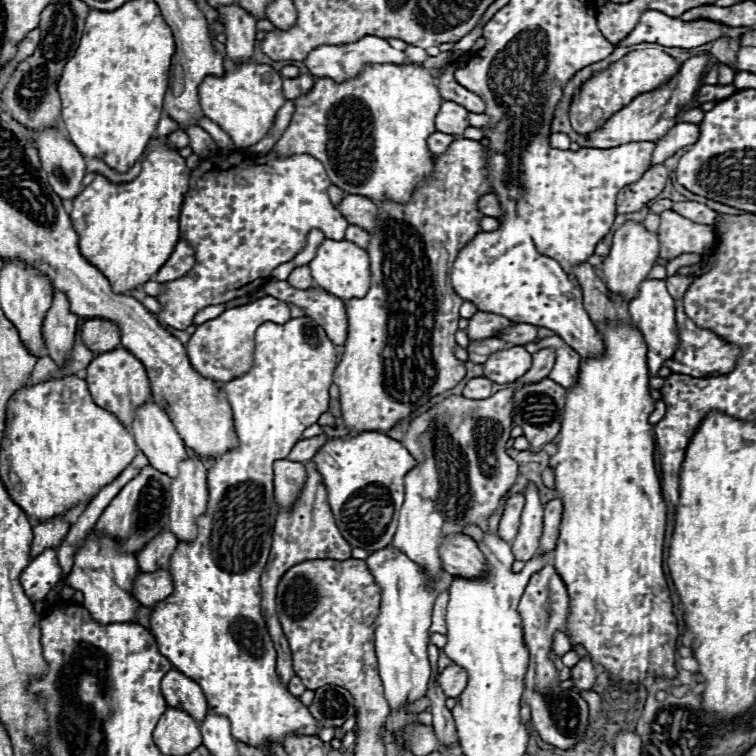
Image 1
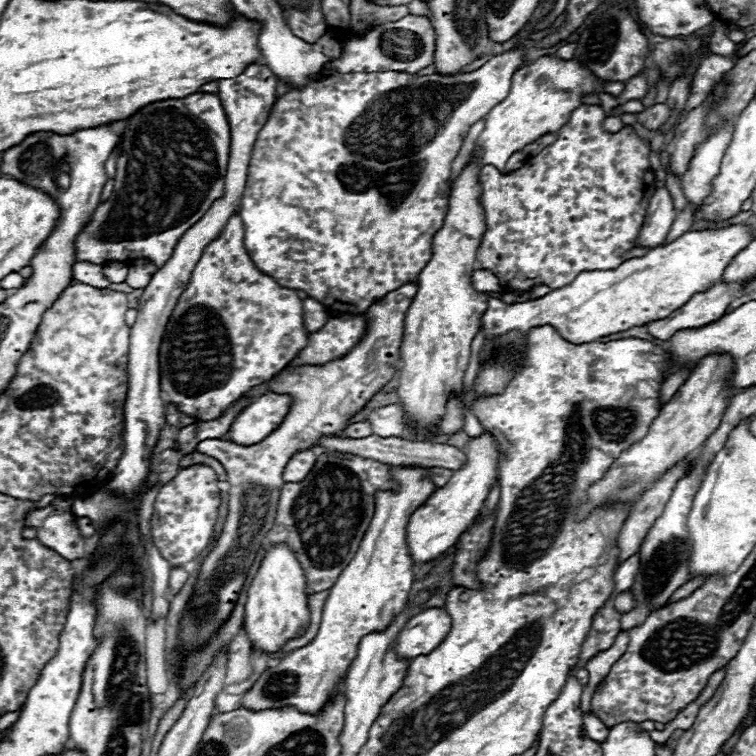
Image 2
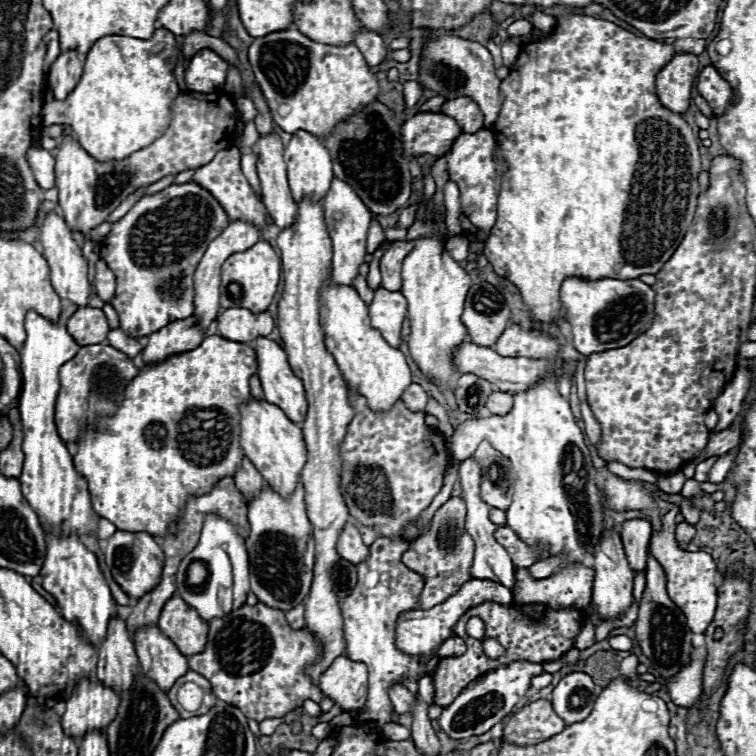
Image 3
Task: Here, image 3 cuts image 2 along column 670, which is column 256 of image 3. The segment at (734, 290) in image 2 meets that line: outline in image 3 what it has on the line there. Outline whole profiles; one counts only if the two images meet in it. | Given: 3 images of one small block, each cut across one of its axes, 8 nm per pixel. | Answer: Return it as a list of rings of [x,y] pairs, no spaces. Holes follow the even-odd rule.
[[[228,308],[218,316],[220,334],[226,340],[250,342],[258,336],[268,336],[274,328],[274,318],[270,312],[246,312],[246,308]]]

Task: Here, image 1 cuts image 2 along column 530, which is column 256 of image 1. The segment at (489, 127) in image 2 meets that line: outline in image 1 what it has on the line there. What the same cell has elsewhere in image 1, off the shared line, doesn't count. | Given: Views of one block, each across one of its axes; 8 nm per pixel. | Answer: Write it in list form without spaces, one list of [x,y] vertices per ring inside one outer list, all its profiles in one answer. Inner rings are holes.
[[[236,64],[222,76],[206,76],[198,88],[204,116],[216,122],[234,142],[236,148],[248,148],[262,140],[272,128],[276,112],[286,102],[282,94],[282,76],[268,64]]]

